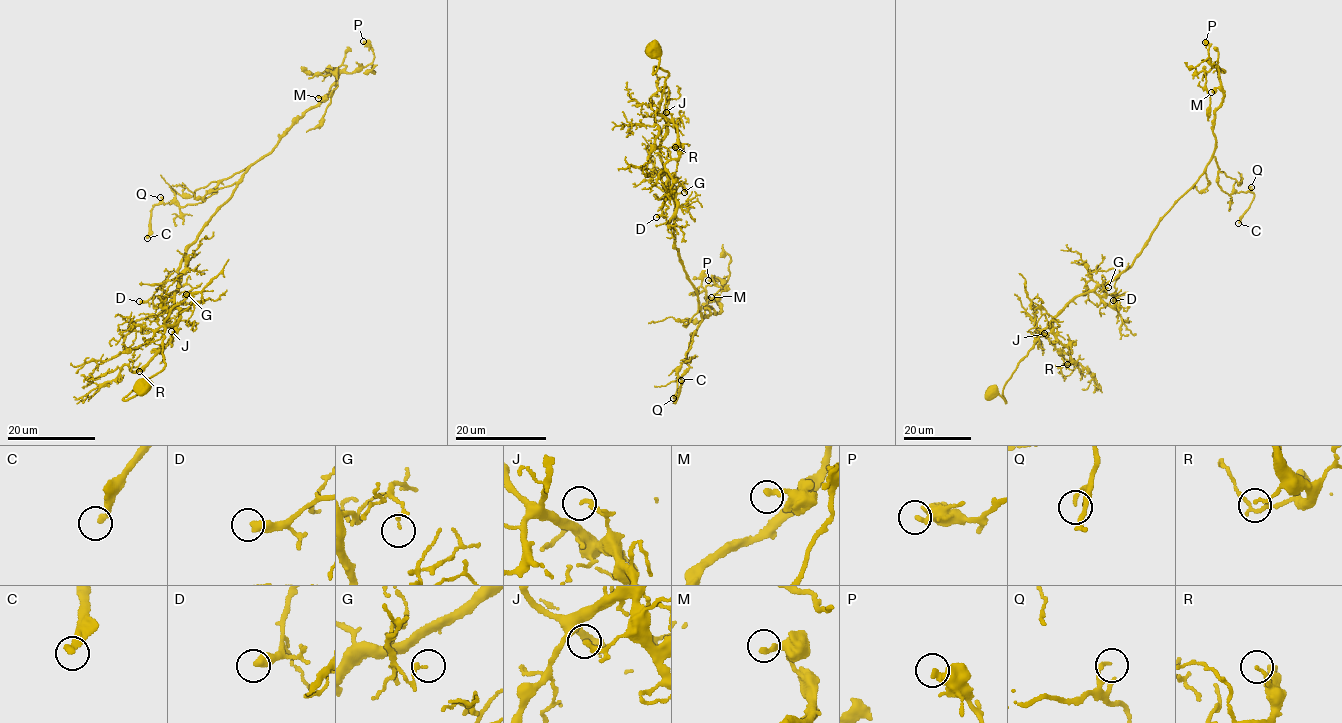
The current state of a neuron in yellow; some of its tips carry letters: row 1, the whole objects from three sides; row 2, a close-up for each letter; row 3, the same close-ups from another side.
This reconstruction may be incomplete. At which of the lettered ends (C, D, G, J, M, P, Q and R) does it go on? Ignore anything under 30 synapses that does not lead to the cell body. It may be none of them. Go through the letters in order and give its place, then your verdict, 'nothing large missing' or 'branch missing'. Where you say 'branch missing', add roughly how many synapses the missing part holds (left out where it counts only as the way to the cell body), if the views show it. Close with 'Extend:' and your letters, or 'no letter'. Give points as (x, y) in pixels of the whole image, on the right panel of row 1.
C: at (1238, 223); nothing large missing
D: at (1113, 300); nothing large missing
G: at (1108, 287); nothing large missing
J: at (1044, 333); nothing large missing
M: at (1211, 92); nothing large missing
P: at (1205, 42); nothing large missing
Q: at (1251, 187); nothing large missing
R: at (1067, 364); nothing large missing
Extend: no letter

